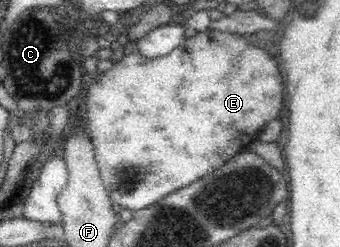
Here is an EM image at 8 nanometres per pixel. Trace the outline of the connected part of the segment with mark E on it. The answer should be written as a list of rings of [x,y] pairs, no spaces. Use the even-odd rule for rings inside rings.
[[[206,30],[198,33],[196,37],[186,38],[180,47],[165,56],[149,61],[138,53],[130,53],[122,61],[118,61],[98,83],[89,85],[89,91],[86,95],[88,97],[86,99],[88,120],[84,128],[88,132],[95,149],[95,161],[99,167],[99,175],[103,185],[111,201],[118,203],[121,209],[130,209],[134,212],[146,209],[169,193],[190,185],[200,177],[209,175],[214,169],[220,169],[222,165],[230,162],[230,159],[233,159],[235,155],[238,155],[246,146],[256,140],[258,131],[268,121],[278,118],[280,109],[282,109],[284,81],[282,81],[282,75],[280,75],[276,63],[270,59],[270,55],[264,49],[258,49],[258,47],[250,45],[248,41],[244,41],[242,35],[230,35],[230,33],[222,33],[219,30]]]

